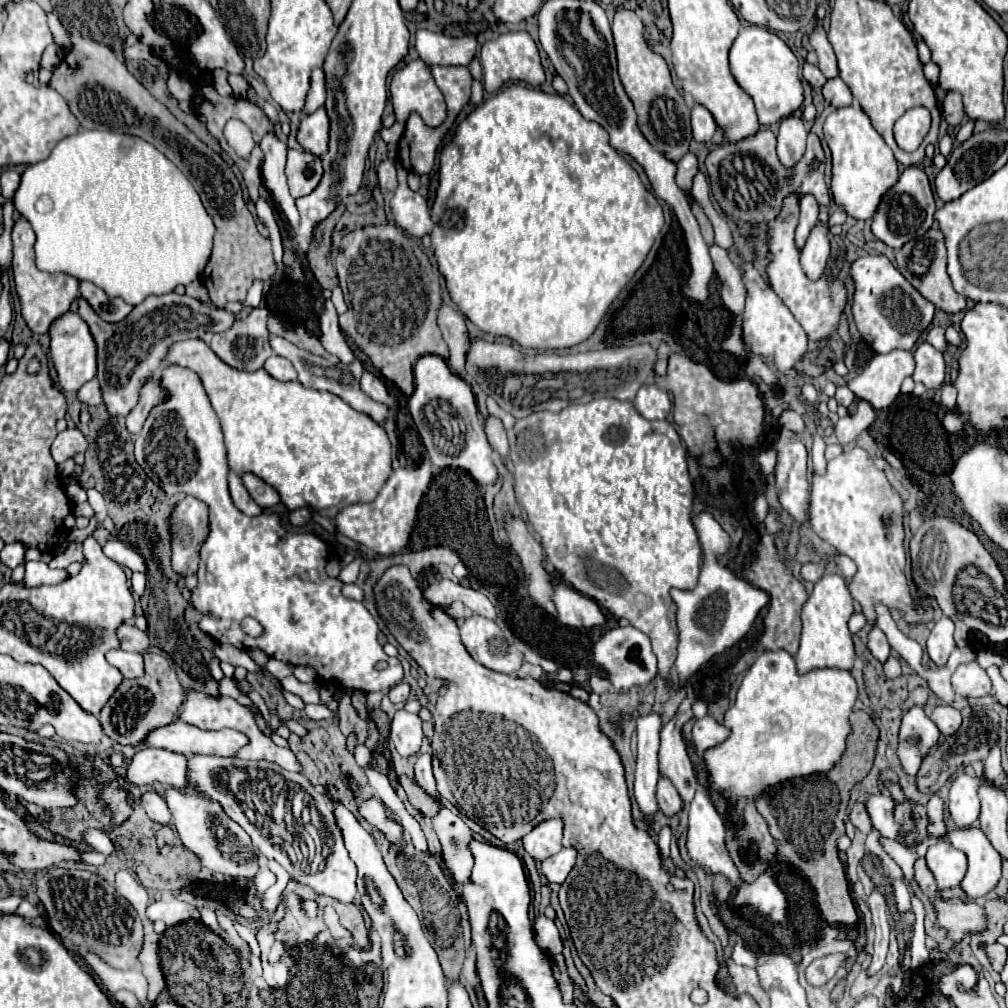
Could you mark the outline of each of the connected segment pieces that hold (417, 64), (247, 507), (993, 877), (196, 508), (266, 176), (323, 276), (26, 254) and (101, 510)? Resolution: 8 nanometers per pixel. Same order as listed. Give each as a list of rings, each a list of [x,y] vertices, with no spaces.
[[[416,59],[416,61],[410,61],[406,67],[398,69],[392,77],[392,83],[390,83],[390,97],[392,97],[392,105],[394,105],[394,113],[396,113],[396,119],[398,121],[406,121],[410,111],[418,111],[420,117],[424,119],[424,123],[428,127],[440,127],[444,121],[446,121],[446,101],[444,101],[444,95],[440,93],[434,77],[432,77],[432,71],[430,67],[422,61],[422,59]]]
[[[230,471],[228,483],[230,483],[232,501],[234,501],[234,505],[236,505],[242,513],[246,513],[246,515],[260,515],[260,513],[262,513],[262,509],[254,503],[254,499],[252,499],[250,493],[246,491],[246,487],[244,487],[244,483],[242,483],[242,479],[240,479],[238,473]]]
[[[958,829],[958,831],[946,833],[942,837],[924,839],[926,845],[938,843],[938,841],[946,841],[966,853],[968,871],[966,871],[966,877],[962,879],[960,887],[964,889],[968,899],[974,901],[978,897],[984,897],[998,885],[1002,861],[980,829],[964,829],[964,833],[962,833],[962,829]]]
[[[196,497],[180,501],[170,517],[172,523],[172,569],[182,577],[198,571],[200,547],[210,533],[208,505]]]
[[[268,131],[262,137],[260,147],[262,147],[264,155],[266,155],[264,163],[262,163],[264,185],[270,189],[276,205],[286,215],[288,223],[296,229],[300,217],[298,217],[298,211],[296,211],[296,205],[294,205],[294,197],[288,193],[288,185],[286,185],[286,177],[284,177],[284,165],[286,165],[288,147],[274,131]]]
[[[340,203],[334,209],[334,213],[330,213],[316,227],[314,241],[310,243],[310,249],[308,249],[308,263],[310,263],[310,269],[316,277],[316,281],[320,283],[322,289],[330,289],[330,291],[338,287],[338,277],[336,277],[336,269],[332,263],[332,233],[334,233],[334,227],[344,211],[346,209]]]
[[[18,219],[14,229],[12,229],[12,275],[14,275],[14,285],[16,293],[20,299],[20,309],[26,325],[34,333],[48,333],[50,325],[62,317],[70,303],[78,297],[78,279],[70,277],[66,273],[44,273],[34,265],[34,231],[28,225],[28,221]]]
[[[95,488],[87,490],[86,493],[87,500],[98,518],[98,527],[100,528],[102,527],[105,518],[108,516],[104,498]]]

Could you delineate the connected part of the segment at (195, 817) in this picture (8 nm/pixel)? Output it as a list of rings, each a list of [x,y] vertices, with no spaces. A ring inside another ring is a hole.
[[[178,789],[166,791],[166,803],[172,811],[172,823],[182,839],[182,843],[198,855],[204,867],[222,873],[234,881],[248,881],[258,873],[256,863],[256,849],[252,847],[252,841],[248,841],[248,835],[240,825],[236,825],[218,803],[208,801],[206,797],[200,797],[200,793],[180,793]]]

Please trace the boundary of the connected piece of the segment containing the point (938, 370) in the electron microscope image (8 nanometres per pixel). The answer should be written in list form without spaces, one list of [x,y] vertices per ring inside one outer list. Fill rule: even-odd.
[[[918,343],[912,349],[912,355],[916,361],[912,379],[924,383],[926,387],[938,389],[946,377],[946,363],[944,363],[942,353],[938,349],[934,349],[930,343]]]

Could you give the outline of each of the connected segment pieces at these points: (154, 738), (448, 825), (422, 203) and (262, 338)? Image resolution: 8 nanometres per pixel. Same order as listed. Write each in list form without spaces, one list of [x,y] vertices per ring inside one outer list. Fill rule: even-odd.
[[[174,721],[166,727],[156,727],[152,729],[144,741],[138,745],[138,749],[146,745],[146,747],[158,747],[158,749],[166,749],[172,753],[180,753],[180,755],[196,755],[196,753],[204,753],[204,755],[220,755],[220,757],[230,757],[236,753],[236,749],[240,749],[244,745],[244,735],[236,733],[234,729],[220,729],[220,731],[202,731],[196,729],[194,725],[188,725],[184,721]]]
[[[444,805],[440,813],[432,819],[432,825],[442,841],[446,867],[450,869],[452,879],[456,883],[468,881],[468,873],[472,871],[472,855],[468,853],[466,845],[468,841],[472,841],[472,831],[458,815],[444,809]]]
[[[398,165],[400,183],[398,183],[396,195],[390,201],[390,209],[396,225],[400,225],[408,235],[420,239],[432,231],[434,223],[430,219],[430,209],[426,199],[406,185],[406,175],[408,171],[402,165]]]
[[[256,307],[244,319],[240,319],[232,329],[224,333],[216,333],[212,337],[210,349],[230,367],[238,371],[254,373],[262,369],[264,361],[272,355],[272,347],[268,345],[268,329],[266,329],[266,307]]]

